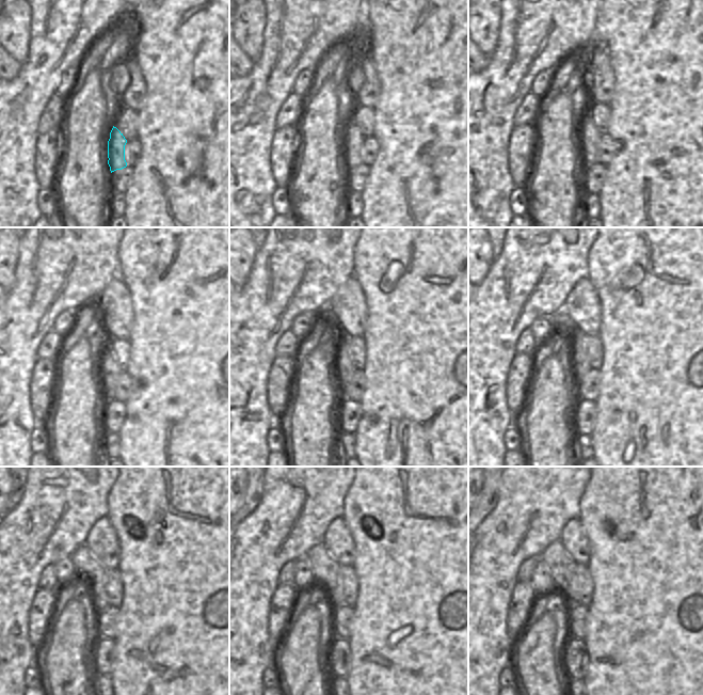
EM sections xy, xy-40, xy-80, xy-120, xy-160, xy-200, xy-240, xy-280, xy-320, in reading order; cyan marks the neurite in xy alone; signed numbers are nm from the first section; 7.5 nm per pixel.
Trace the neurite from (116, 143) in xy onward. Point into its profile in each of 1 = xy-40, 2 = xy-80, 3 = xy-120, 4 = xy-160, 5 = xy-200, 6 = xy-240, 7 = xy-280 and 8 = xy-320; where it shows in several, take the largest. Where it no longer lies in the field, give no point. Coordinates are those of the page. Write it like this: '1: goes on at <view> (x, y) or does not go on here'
1: goes on at xy-40 (353, 139)
2: goes on at xy-80 (590, 135)
3: goes on at xy-120 (110, 372)
4: goes on at xy-160 (345, 368)
5: goes on at xy-200 (580, 364)
6: goes on at xy-240 (85, 565)
7: goes on at xy-280 (324, 569)
8: goes on at xy-320 (561, 567)

